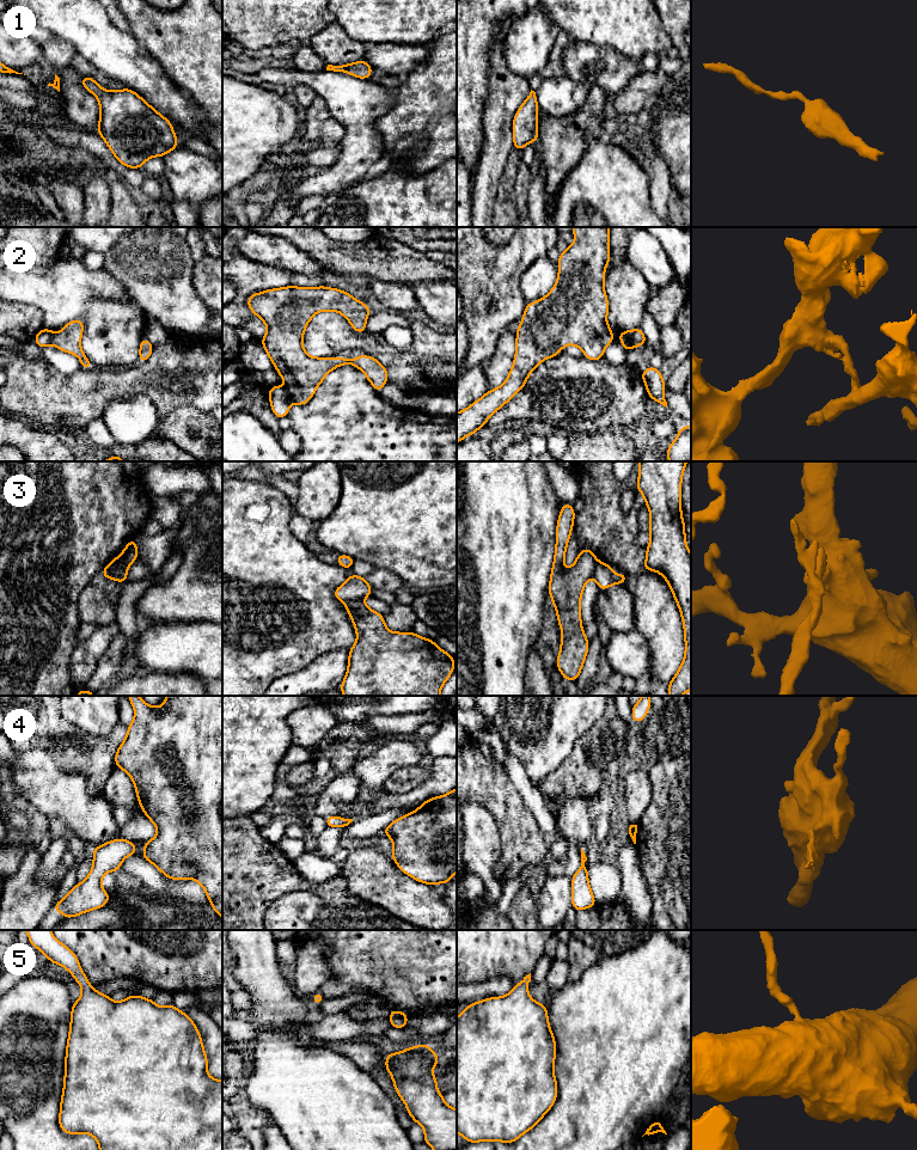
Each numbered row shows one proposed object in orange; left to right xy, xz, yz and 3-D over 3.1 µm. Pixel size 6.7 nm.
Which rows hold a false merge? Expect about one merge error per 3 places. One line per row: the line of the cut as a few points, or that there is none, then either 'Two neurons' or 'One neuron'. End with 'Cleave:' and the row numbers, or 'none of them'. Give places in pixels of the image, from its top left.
1: No split. One neuron
2: Split along xz (286, 391), (291, 401). Two neurons
3: Split along xy (127, 566), (116, 566), (109, 577). Two neurons
4: No split. One neuron
5: No split. One neuron
Cleave: 2, 3

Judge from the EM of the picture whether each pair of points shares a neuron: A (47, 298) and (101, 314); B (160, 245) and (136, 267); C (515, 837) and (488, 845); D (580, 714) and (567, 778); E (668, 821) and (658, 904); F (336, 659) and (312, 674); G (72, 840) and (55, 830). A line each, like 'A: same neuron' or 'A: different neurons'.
A: different neurons
B: same neuron
C: different neurons
D: different neurons
E: same neuron
F: same neuron
G: same neuron

